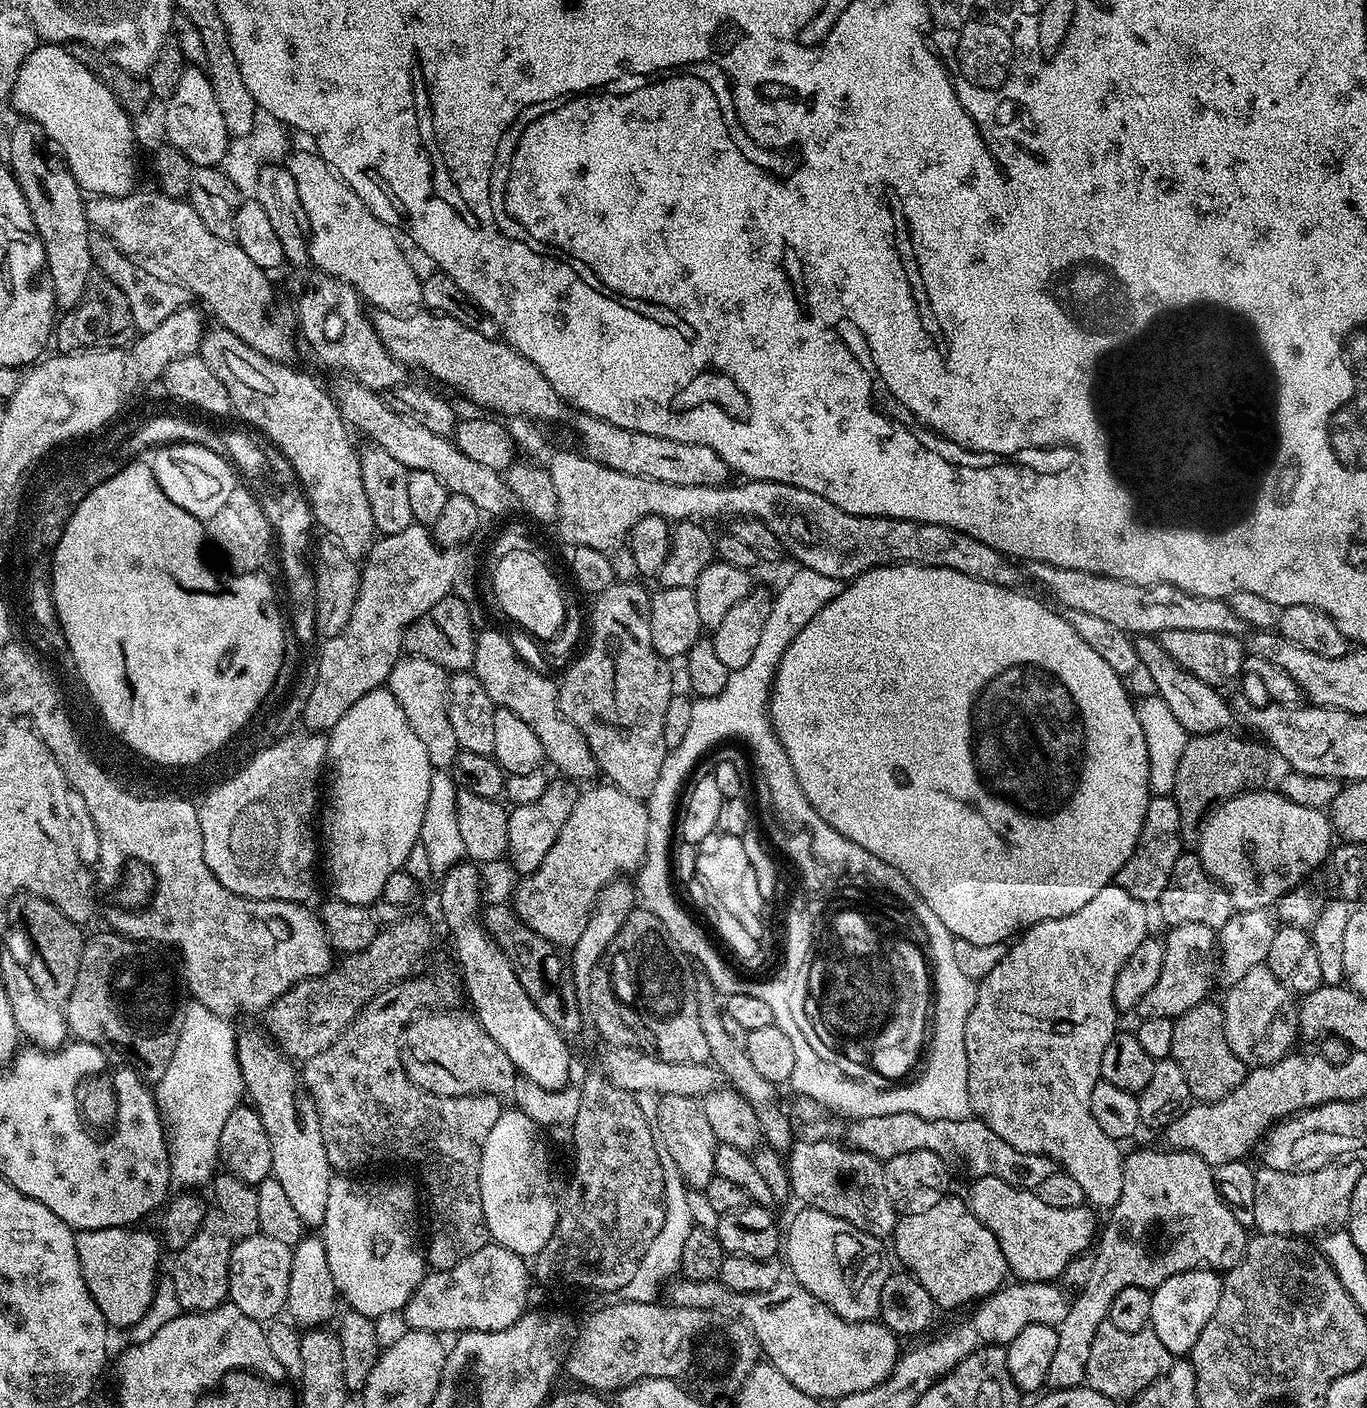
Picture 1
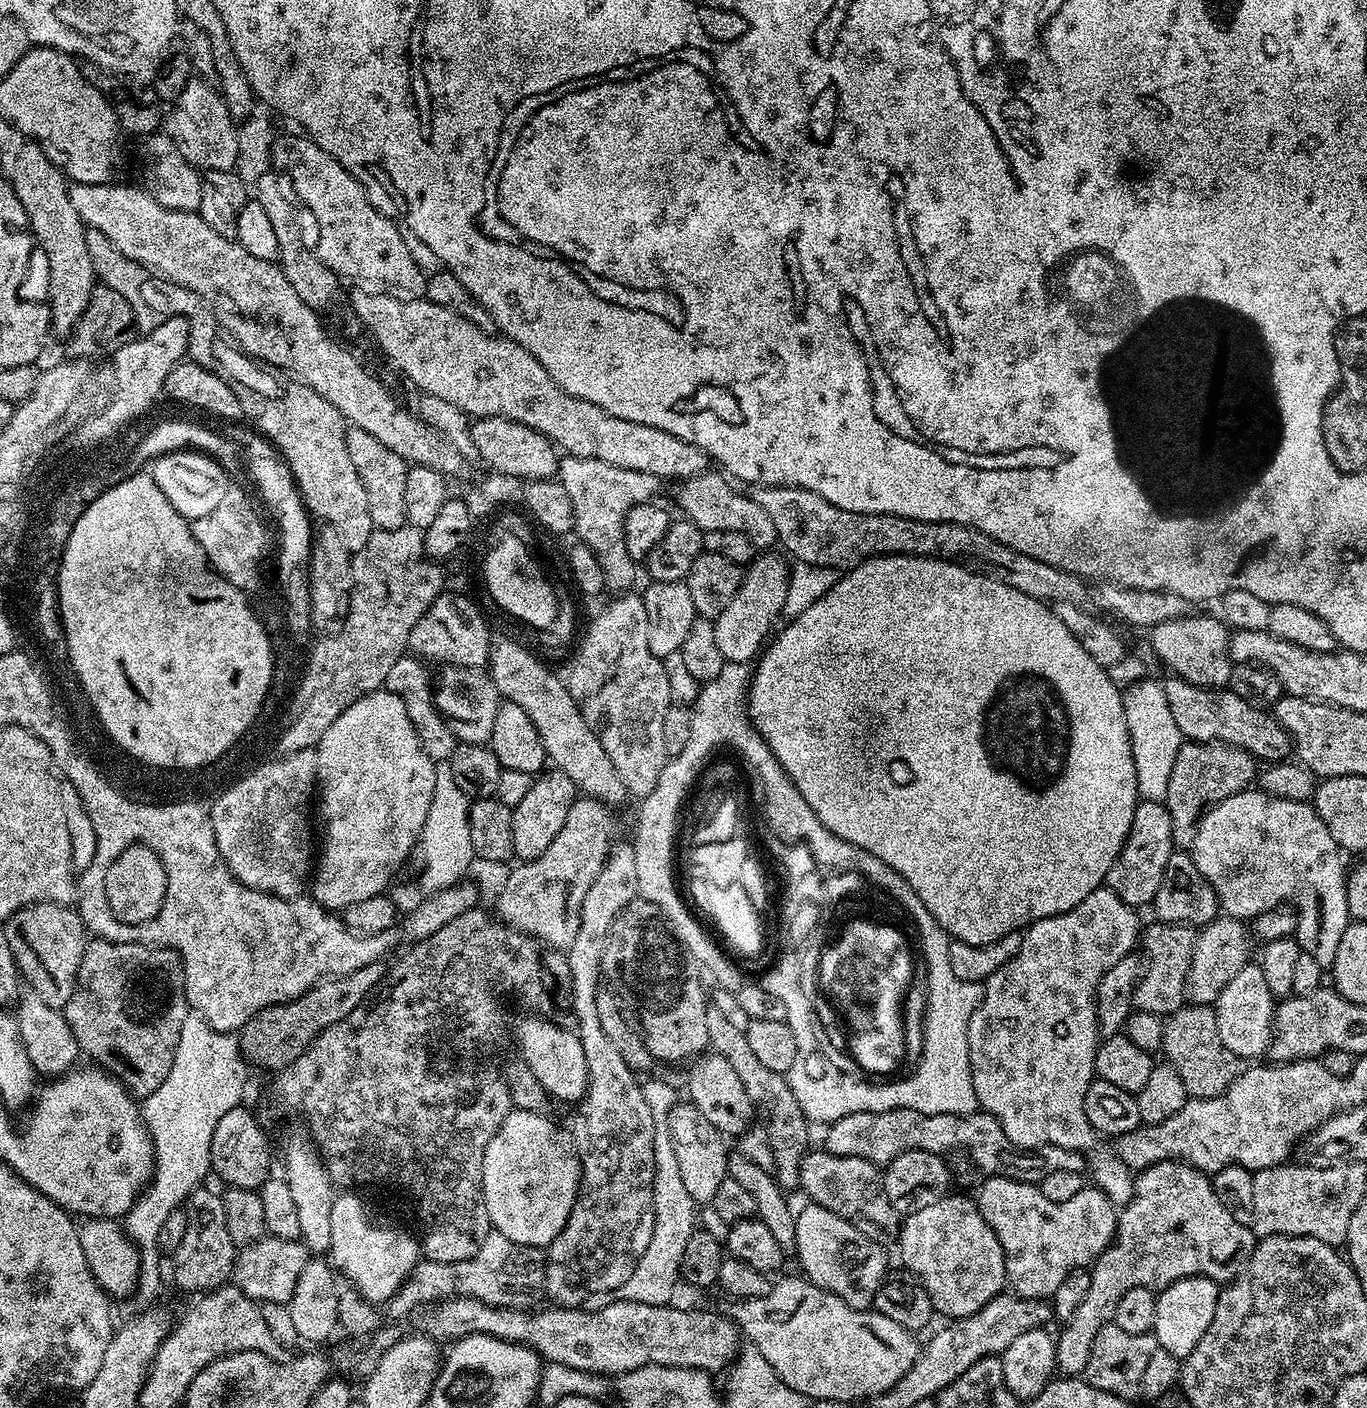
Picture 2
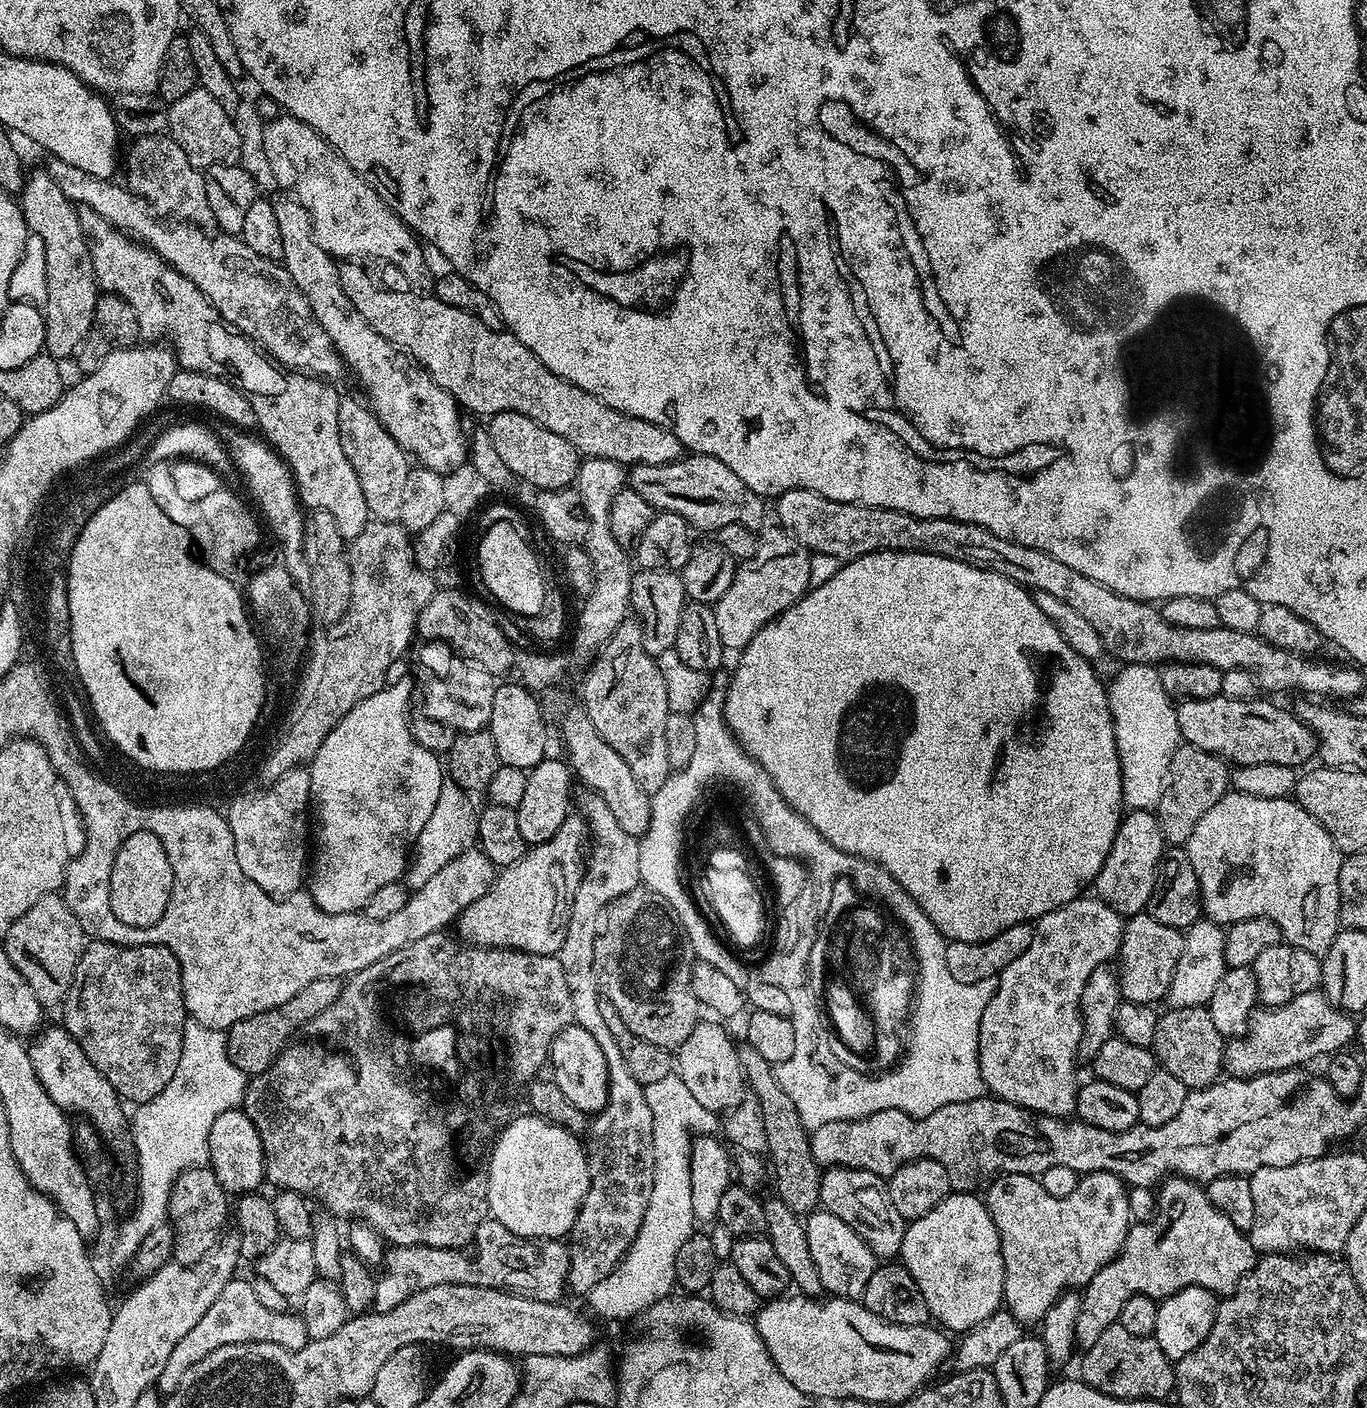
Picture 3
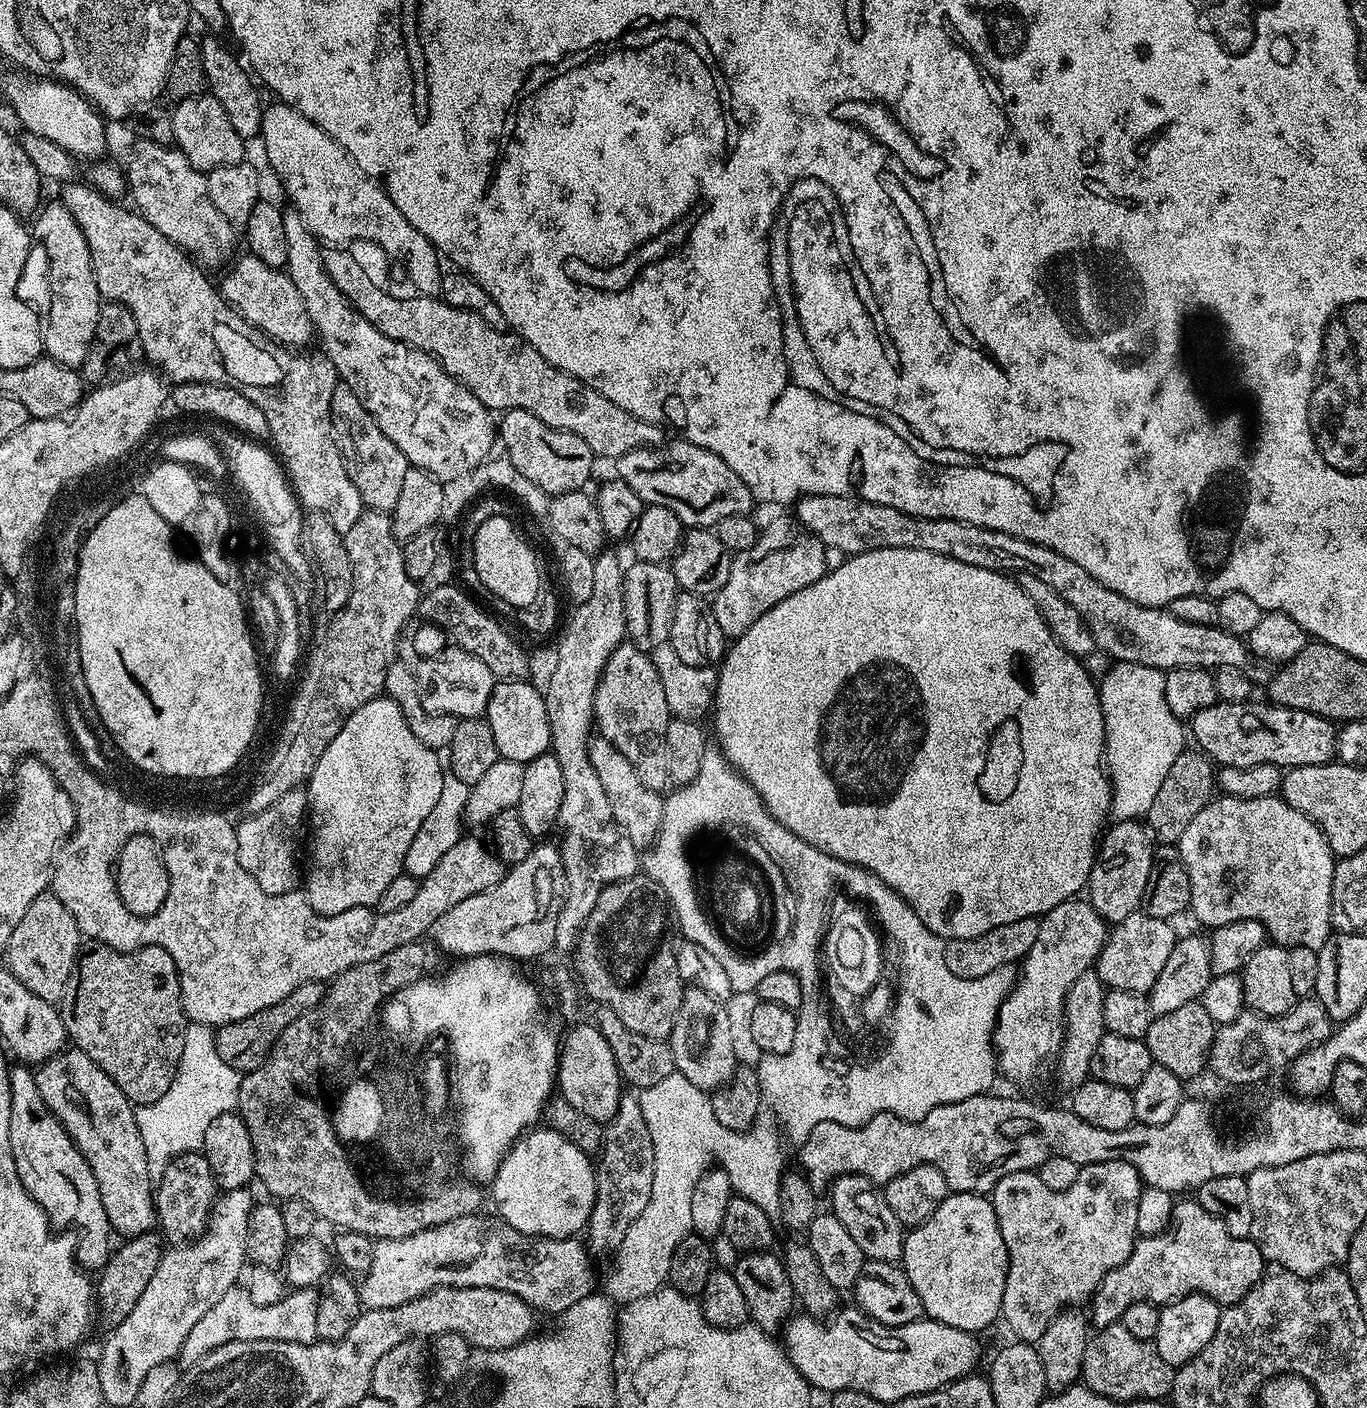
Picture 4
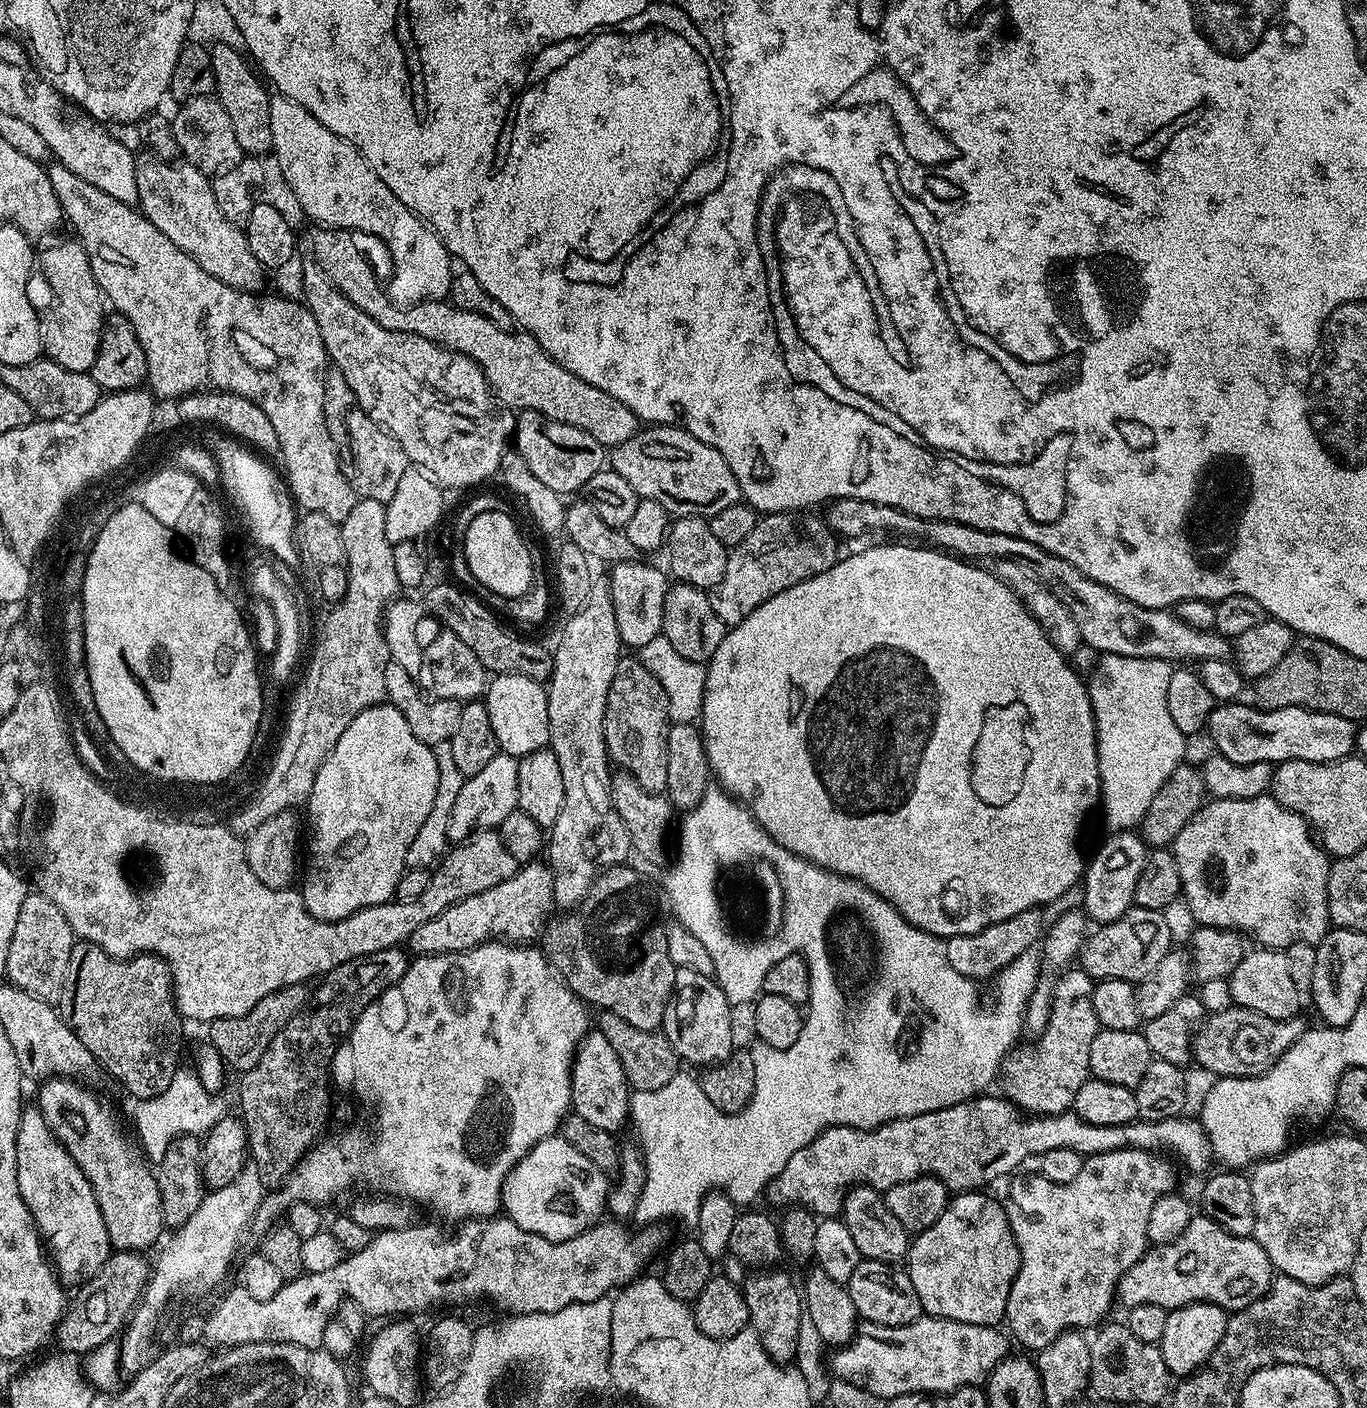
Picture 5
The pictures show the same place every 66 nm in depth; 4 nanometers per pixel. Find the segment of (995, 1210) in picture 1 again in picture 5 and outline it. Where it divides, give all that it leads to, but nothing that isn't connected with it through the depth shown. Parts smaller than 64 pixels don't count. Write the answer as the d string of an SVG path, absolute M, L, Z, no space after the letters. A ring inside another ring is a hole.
M1119 1148L1118 1150L1110 1150L1106 1154L1094 1154L1087 1157L1082 1166L1082 1171L1070 1182L1062 1182L1061 1184L1050 1182L1039 1174L1033 1174L1033 1176L1017 1175L1015 1177L1017 1180L1008 1188L1008 1197L1003 1197L1002 1200L1010 1222L1010 1230L1014 1234L1014 1242L1020 1251L1020 1269L1010 1286L1010 1298L1004 1311L1006 1325L1008 1324L1009 1328L1007 1328L1007 1331L1015 1343L1017 1340L1018 1343L1032 1348L1031 1350L1039 1350L1050 1346L1050 1342L1054 1342L1054 1338L1058 1338L1064 1332L1088 1330L1091 1324L1097 1323L1096 1325L1099 1325L1105 1319L1103 1316L1111 1310L1112 1304L1114 1305L1116 1300L1116 1284L1122 1278L1122 1274L1126 1274L1126 1270L1130 1270L1130 1266L1134 1266L1134 1262L1138 1262L1150 1247L1147 1238L1147 1222L1155 1200L1164 1193L1171 1193L1177 1187L1175 1186L1176 1176L1172 1173L1171 1166L1163 1158L1165 1159L1163 1155L1146 1148Z

